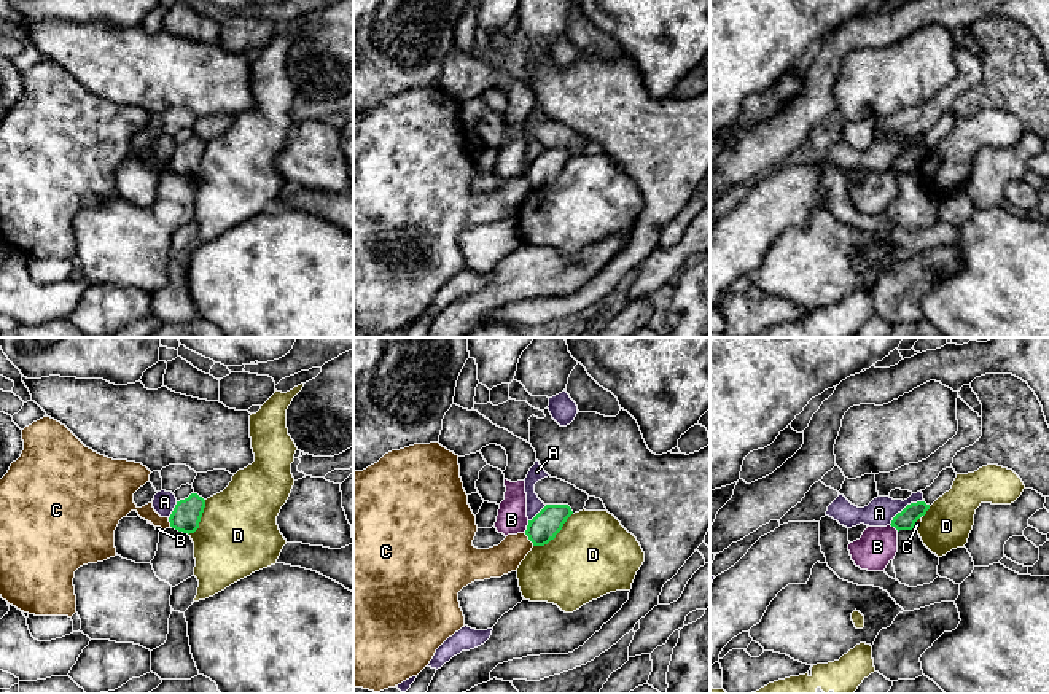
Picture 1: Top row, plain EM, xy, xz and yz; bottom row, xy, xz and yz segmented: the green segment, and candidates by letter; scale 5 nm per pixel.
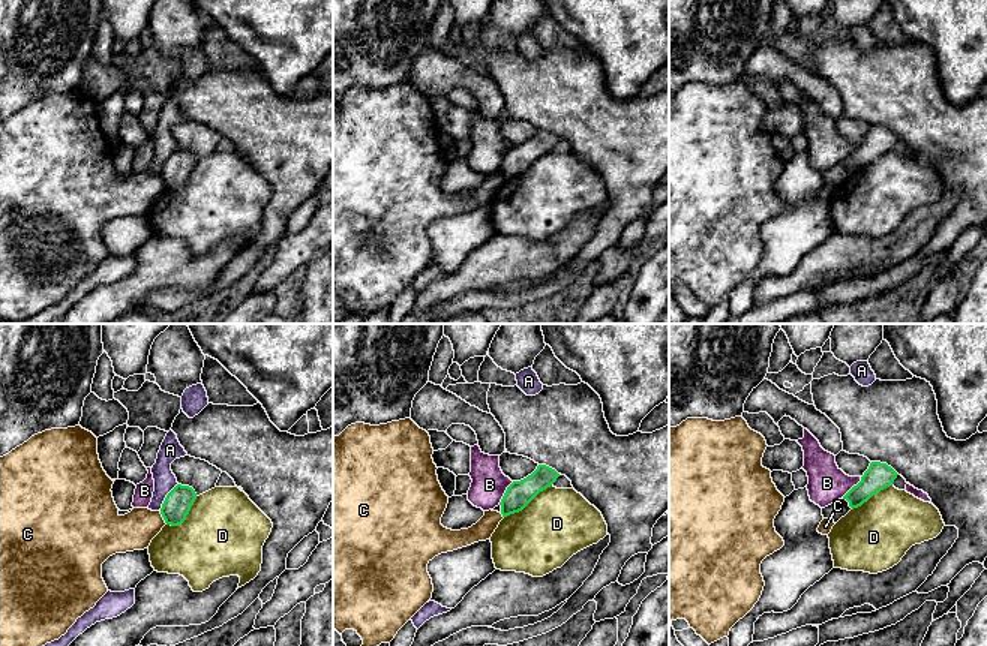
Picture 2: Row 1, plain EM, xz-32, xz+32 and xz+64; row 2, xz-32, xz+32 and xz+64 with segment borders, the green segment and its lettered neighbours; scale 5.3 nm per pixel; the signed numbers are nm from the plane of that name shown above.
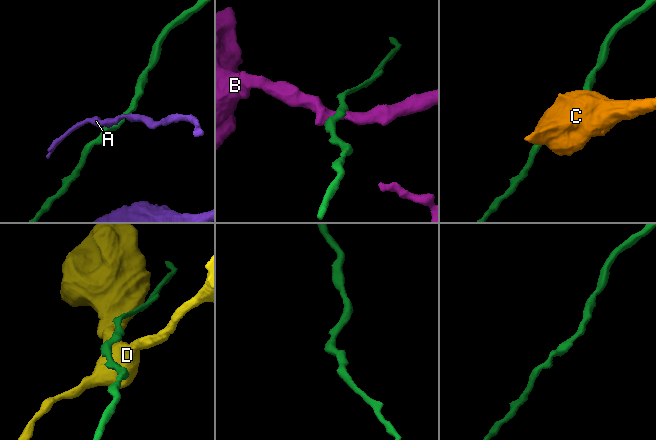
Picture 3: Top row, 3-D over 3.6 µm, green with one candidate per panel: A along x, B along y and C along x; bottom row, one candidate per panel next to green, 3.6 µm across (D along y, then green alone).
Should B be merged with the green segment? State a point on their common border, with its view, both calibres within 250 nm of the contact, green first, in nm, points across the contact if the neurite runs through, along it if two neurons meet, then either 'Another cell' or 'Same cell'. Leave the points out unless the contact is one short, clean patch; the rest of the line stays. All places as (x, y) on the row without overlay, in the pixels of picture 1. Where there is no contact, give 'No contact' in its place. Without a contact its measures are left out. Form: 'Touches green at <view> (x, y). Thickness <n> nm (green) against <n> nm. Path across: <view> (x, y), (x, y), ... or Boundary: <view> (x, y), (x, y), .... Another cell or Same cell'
Touches green at xz (527, 171). Thickness 150 nm (green) against 150 nm. Boundary: xz (529, 164), (524, 175). Another cell

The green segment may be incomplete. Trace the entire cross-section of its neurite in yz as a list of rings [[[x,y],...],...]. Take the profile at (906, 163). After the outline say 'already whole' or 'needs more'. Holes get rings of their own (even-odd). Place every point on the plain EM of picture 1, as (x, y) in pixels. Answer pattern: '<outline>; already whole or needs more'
[[[925,145],[911,146],[893,161],[890,169],[895,170],[898,175],[912,174],[915,166],[922,159],[925,159],[928,153],[930,153],[930,148],[926,148]]]; already whole

